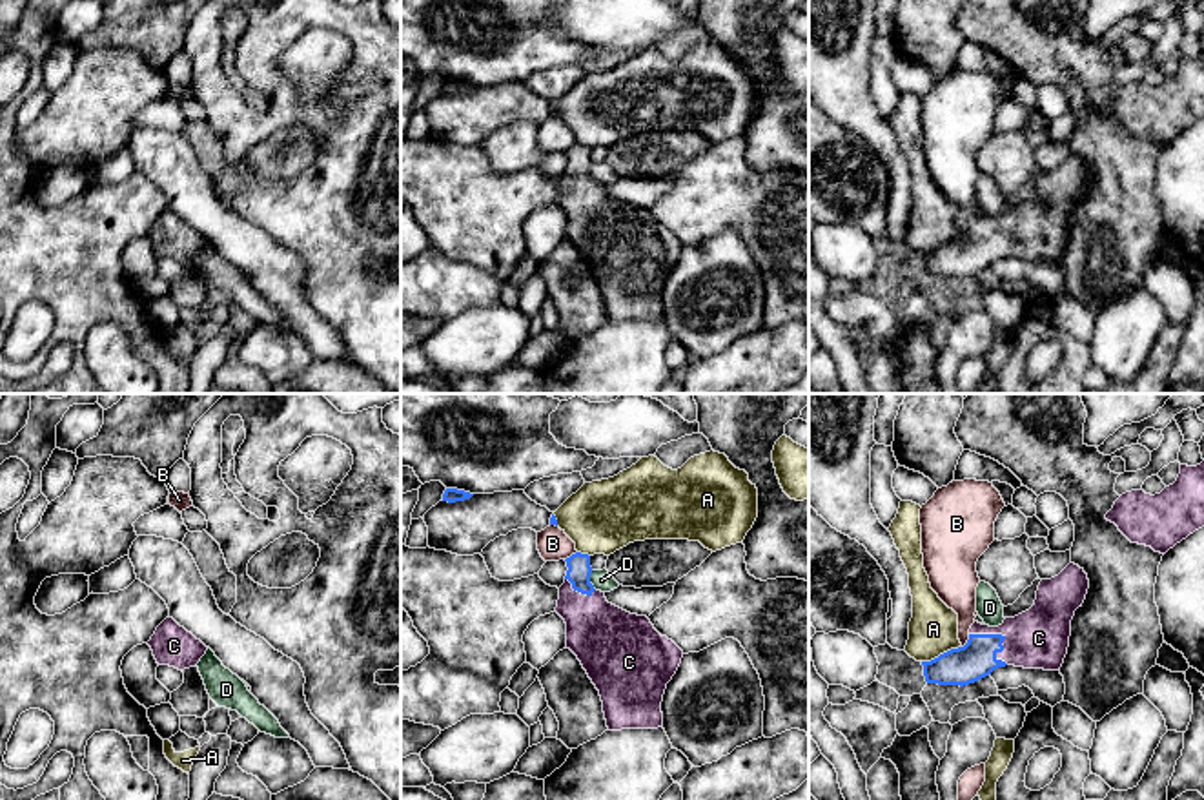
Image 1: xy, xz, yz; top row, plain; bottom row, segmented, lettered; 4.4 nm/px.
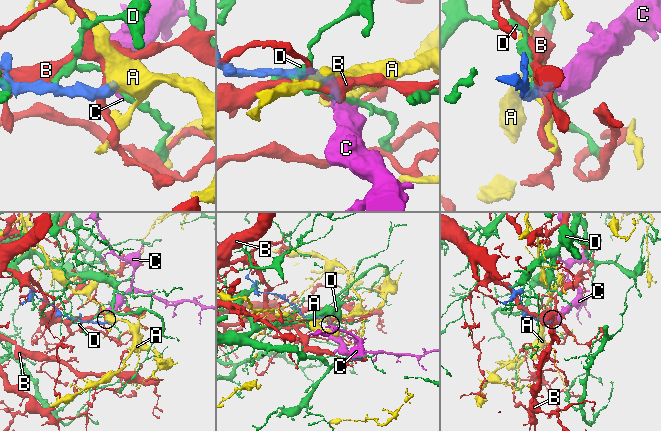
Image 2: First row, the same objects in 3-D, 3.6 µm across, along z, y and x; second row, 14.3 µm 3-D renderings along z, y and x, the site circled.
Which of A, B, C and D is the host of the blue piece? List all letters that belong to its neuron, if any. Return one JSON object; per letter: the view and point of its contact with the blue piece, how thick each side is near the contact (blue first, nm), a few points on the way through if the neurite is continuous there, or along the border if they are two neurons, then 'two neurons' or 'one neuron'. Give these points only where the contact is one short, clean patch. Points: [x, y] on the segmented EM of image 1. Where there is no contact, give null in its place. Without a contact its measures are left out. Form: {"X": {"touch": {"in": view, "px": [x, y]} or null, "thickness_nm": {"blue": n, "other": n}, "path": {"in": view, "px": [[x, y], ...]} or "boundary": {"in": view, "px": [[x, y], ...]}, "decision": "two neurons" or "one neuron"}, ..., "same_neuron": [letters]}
{"A": {"touch": {"in": "yz", "px": [940, 655]}, "thickness_nm": {"blue": 170, "other": 220}, "boundary": {"in": "yz", "px": [[960, 646], [922, 662]]}, "decision": "two neurons"}, "B": {"touch": {"in": "yz", "px": [968, 642]}, "thickness_nm": {"blue": 170, "other": 180}, "decision": "two neurons"}, "C": {"touch": {"in": "yz", "px": [1002, 636]}, "thickness_nm": {"blue": 170, "other": 260}, "path": {"in": "yz", "px": [[977, 658], [1002, 636], [1039, 638]]}, "decision": "one neuron"}, "D": {"touch": {"in": "xz", "px": [589, 580]}, "thickness_nm": {"blue": 100, "other": 90}, "decision": "two neurons"}, "same_neuron": ["C"]}

